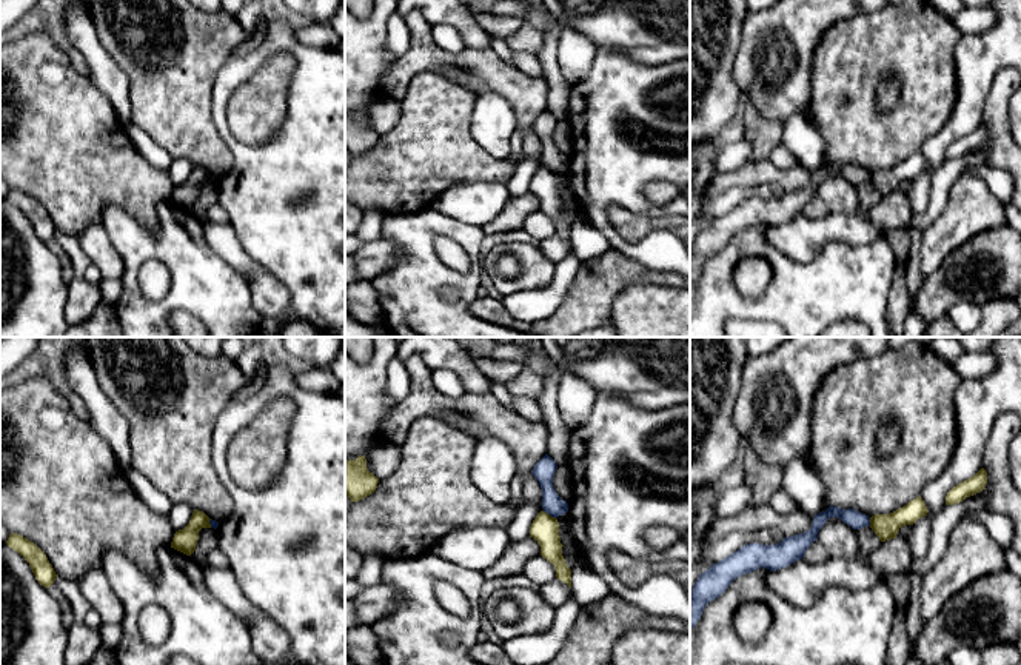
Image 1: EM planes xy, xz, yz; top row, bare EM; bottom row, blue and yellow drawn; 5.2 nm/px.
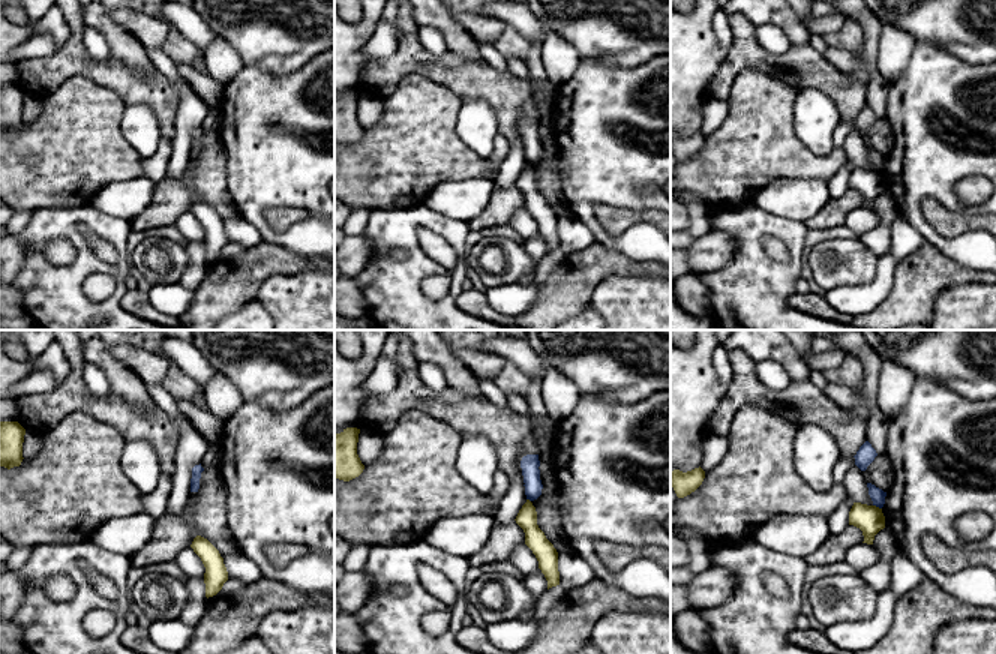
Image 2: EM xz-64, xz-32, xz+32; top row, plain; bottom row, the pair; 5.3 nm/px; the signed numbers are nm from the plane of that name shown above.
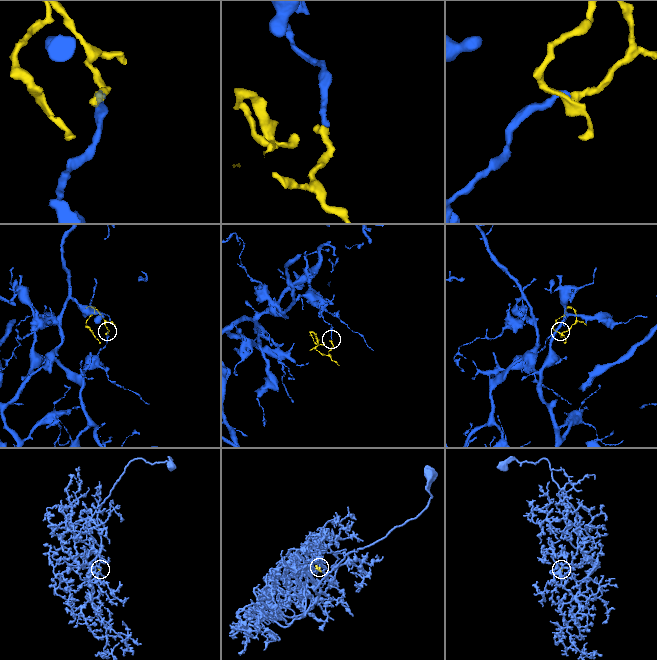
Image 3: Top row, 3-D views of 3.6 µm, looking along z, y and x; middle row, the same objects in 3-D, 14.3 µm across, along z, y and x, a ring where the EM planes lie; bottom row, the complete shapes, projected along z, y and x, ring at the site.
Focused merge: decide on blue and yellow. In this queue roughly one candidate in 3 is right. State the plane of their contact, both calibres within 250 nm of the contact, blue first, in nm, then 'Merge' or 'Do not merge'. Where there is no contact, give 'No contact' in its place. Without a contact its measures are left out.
Touches blue in xz. Thickness 110 nm (blue) against 140 nm. Do not merge

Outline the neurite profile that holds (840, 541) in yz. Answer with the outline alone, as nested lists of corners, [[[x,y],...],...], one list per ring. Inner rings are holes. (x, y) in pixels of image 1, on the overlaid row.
[[[830,517],[824,523],[818,533],[818,542],[830,559],[853,559],[859,551],[855,530],[838,517]]]

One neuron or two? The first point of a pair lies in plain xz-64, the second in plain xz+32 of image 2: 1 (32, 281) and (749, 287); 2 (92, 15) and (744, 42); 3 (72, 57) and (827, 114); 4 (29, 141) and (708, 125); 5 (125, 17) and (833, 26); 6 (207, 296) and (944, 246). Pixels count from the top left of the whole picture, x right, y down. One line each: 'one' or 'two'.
1: one
2: two
3: two
4: two
5: one
6: two

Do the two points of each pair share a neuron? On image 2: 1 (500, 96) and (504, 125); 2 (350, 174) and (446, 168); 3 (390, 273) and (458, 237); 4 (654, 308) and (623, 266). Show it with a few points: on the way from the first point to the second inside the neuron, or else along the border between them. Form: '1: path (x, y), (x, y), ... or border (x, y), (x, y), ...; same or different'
1: path (504, 104), (504, 117); same
2: path (374, 173), (384, 168), (422, 168); same
3: path (413, 255), (413, 225), (417, 221), (434, 221); same
4: border (654, 275), (612, 275), (596, 288); different

